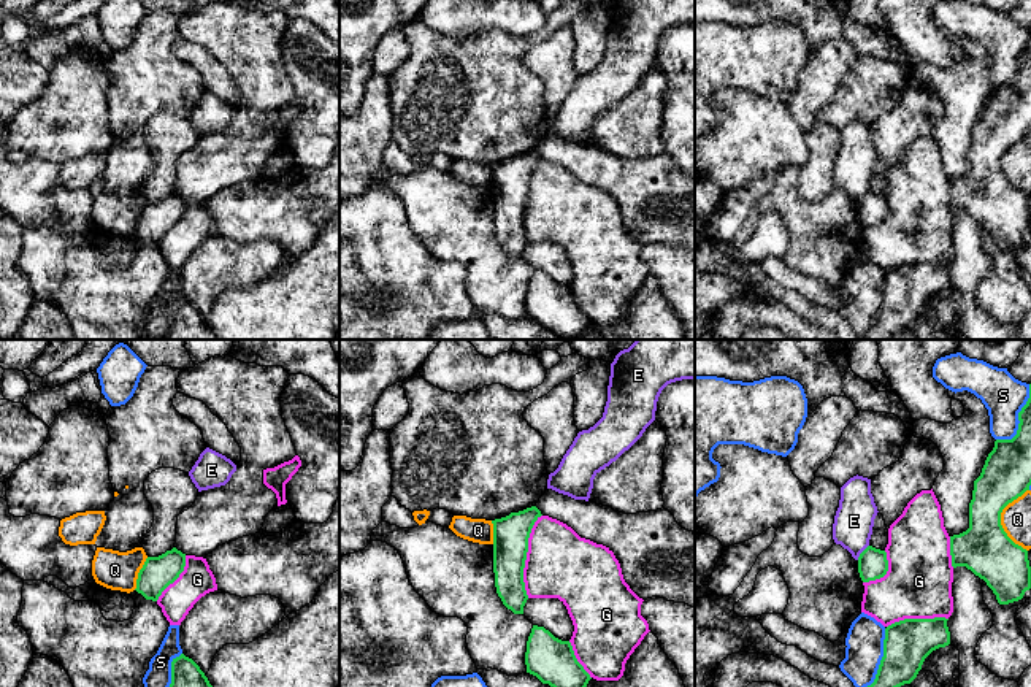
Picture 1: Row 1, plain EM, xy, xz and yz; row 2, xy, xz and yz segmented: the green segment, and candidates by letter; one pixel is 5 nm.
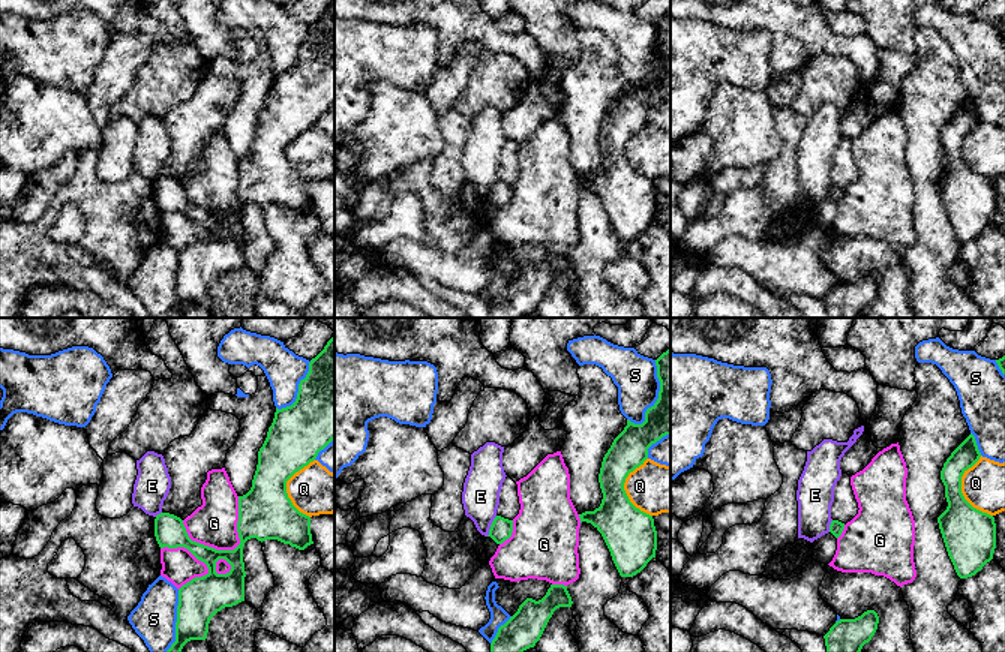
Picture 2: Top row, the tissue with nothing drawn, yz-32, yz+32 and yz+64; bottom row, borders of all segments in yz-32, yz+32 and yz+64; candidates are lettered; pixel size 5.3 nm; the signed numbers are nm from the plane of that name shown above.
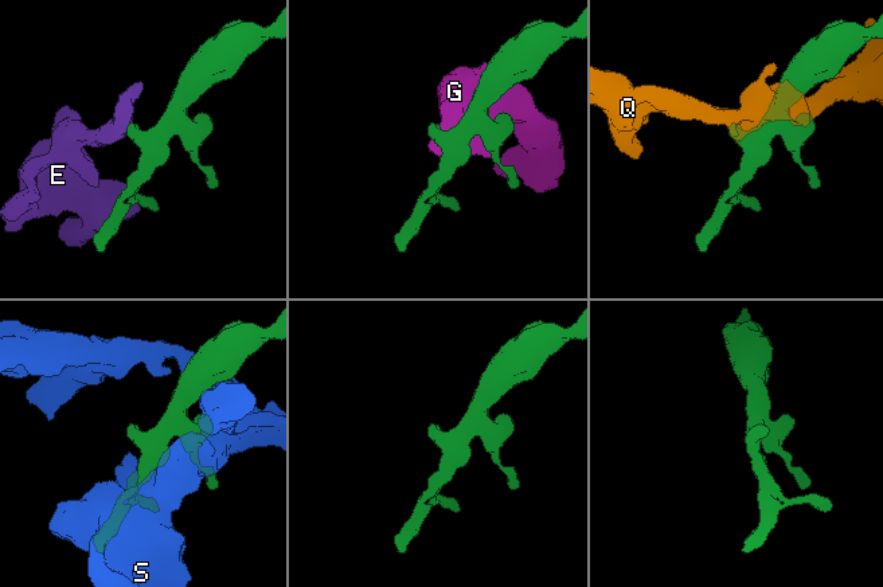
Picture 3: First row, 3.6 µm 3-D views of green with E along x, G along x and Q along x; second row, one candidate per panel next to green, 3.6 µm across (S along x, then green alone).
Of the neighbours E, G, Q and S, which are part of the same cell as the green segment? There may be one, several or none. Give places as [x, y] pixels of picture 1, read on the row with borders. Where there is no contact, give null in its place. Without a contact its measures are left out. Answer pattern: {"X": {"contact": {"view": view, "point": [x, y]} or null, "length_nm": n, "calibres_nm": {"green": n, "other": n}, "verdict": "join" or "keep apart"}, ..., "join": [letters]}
{"E": {"contact": {"view": "yz", "point": [862, 552]}, "length_nm": 100, "calibres_nm": {"green": 150, "other": 200}, "verdict": "keep apart"}, "G": {"contact": {"view": "xz", "point": [525, 556]}, "length_nm": 440, "calibres_nm": {"green": 180, "other": 340}, "verdict": "keep apart"}, "Q": {"contact": {"view": "yz", "point": [1000, 519]}, "length_nm": 320, "calibres_nm": {"green": 260, "other": 160}, "verdict": "keep apart"}, "S": {"contact": {"view": "yz", "point": [1019, 419]}, "length_nm": 340, "calibres_nm": {"green": 240, "other": 220}, "verdict": "keep apart"}, "join": []}

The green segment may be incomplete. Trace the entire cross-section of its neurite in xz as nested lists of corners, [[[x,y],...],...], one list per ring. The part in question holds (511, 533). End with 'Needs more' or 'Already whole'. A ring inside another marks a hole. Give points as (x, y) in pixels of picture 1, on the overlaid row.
[[[531,506],[492,520],[495,587],[503,604],[514,614],[523,614],[523,606],[528,600],[523,568],[528,538],[535,522],[541,516],[541,511]]]. Already whole

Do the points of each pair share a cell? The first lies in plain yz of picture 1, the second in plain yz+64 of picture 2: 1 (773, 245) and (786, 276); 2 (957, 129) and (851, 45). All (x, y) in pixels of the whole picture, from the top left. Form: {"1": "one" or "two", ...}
{"1": "two", "2": "two"}

